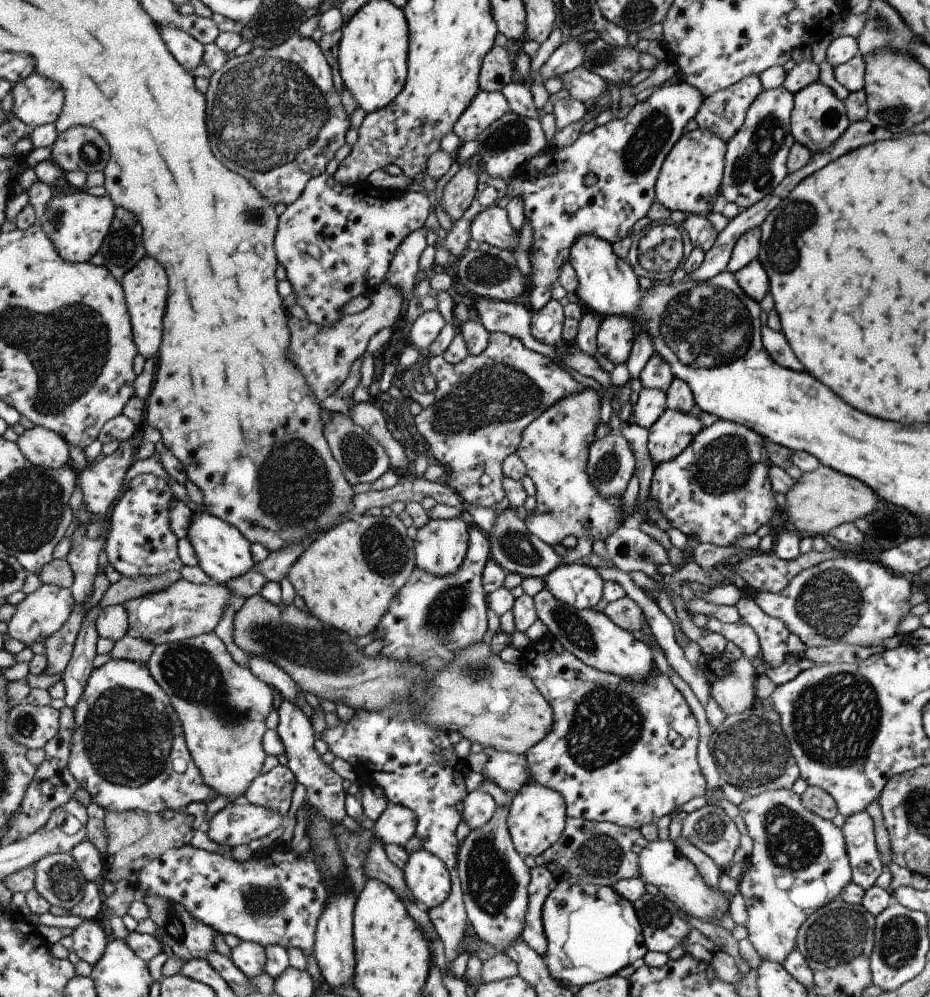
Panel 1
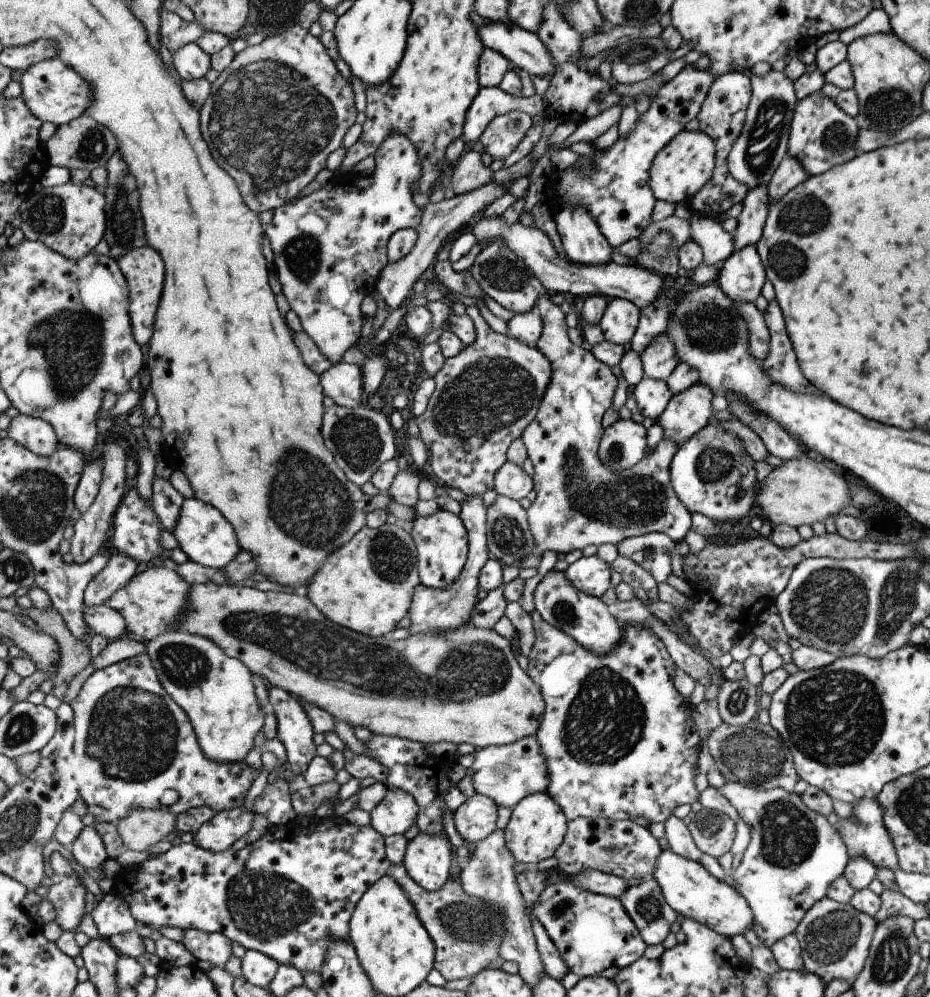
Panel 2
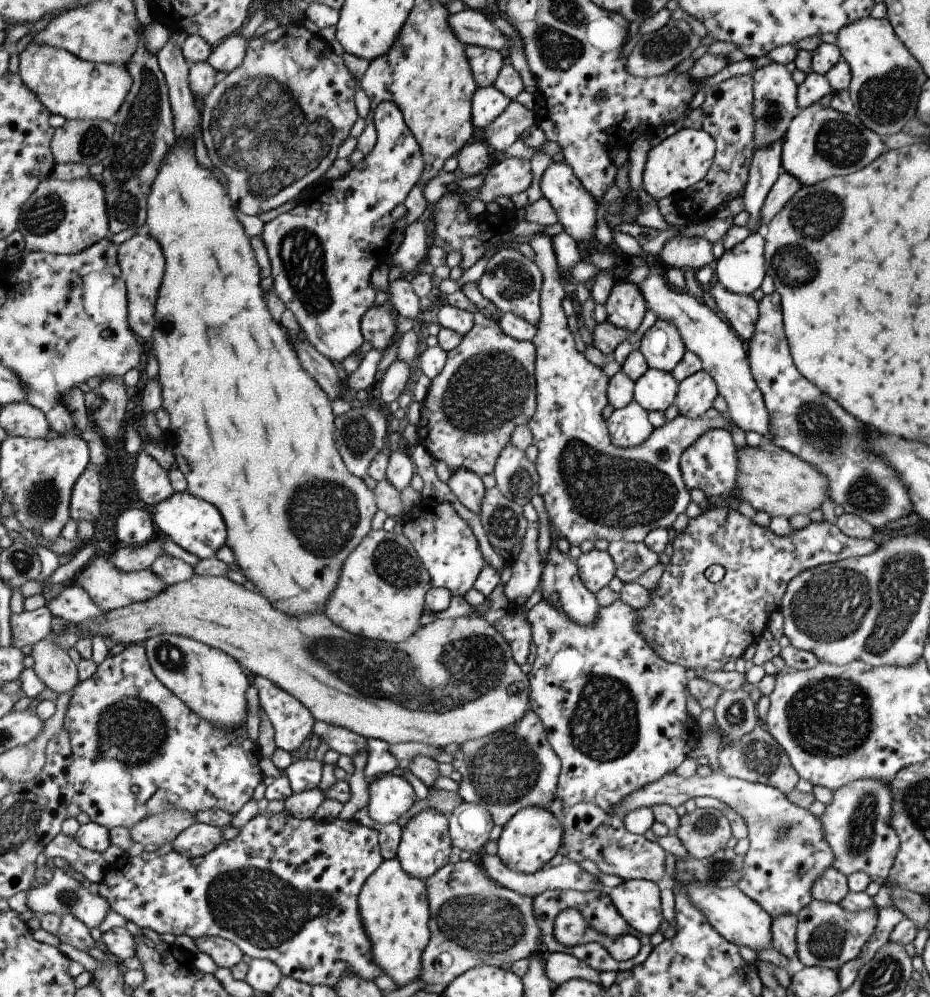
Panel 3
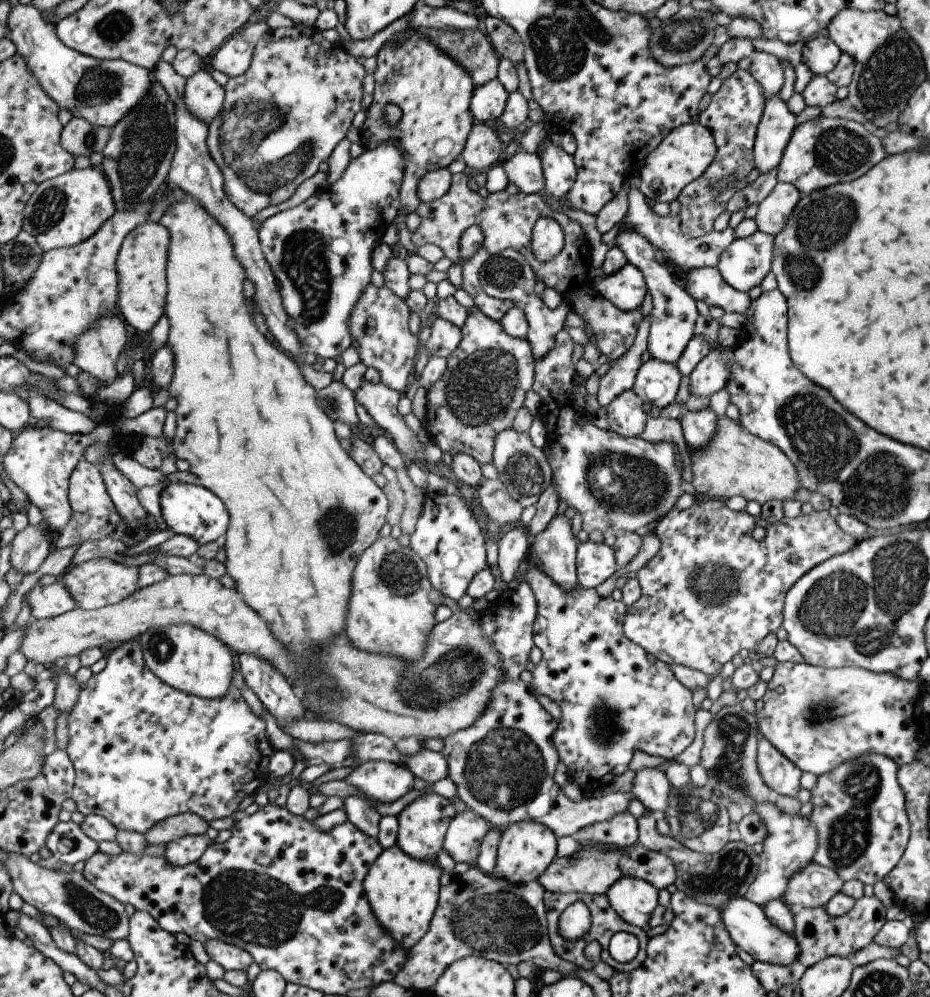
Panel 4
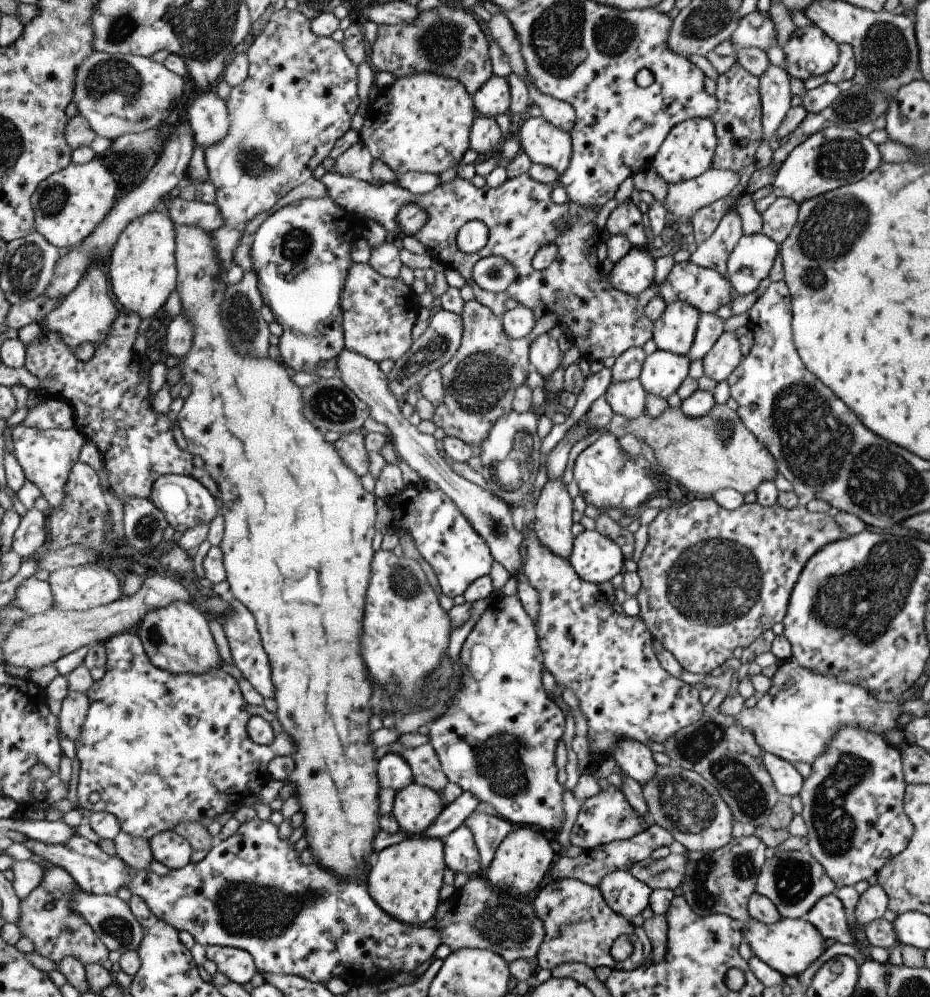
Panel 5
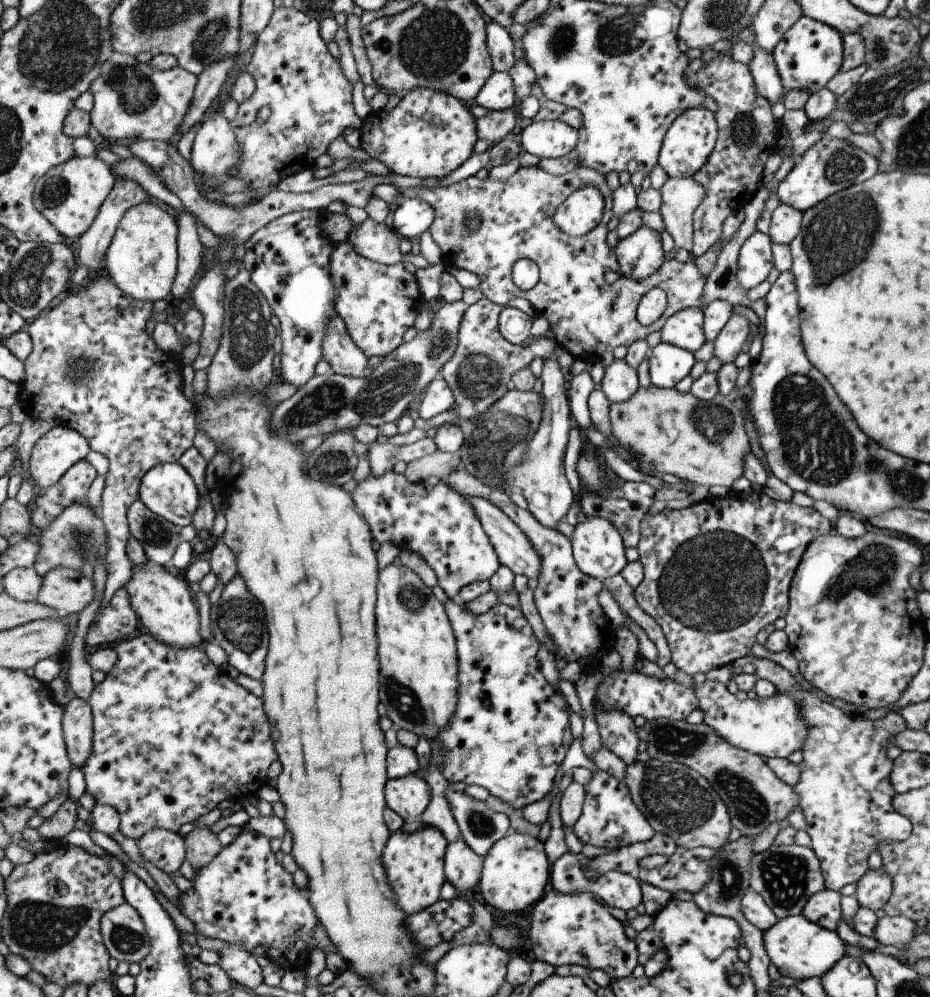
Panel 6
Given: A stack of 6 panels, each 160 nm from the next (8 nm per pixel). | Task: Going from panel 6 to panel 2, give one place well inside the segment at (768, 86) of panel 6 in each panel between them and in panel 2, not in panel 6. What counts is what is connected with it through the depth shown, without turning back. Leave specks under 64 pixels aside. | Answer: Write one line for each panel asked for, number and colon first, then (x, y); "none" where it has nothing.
2: (754, 206)
3: (764, 166)
4: (775, 126)
5: (773, 83)

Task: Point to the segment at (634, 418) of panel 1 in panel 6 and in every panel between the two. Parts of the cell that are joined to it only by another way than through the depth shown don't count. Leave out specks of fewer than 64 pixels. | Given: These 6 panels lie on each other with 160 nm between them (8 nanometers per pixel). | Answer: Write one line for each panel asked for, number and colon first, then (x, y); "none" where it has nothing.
2: (651, 396)
3: (654, 390)
4: (655, 383)
5: (661, 373)
6: (668, 364)

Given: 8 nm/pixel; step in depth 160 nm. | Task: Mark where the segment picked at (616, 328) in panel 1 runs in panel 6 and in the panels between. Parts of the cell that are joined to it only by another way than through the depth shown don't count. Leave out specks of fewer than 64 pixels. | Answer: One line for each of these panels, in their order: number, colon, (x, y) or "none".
2: (618, 322)
3: (624, 306)
4: (625, 289)
5: (634, 271)
6: (639, 255)

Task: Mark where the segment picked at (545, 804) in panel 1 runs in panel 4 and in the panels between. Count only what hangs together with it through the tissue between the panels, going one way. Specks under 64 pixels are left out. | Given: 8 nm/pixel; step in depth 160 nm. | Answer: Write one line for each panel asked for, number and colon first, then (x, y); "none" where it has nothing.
2: (537, 825)
3: (528, 841)
4: (527, 848)

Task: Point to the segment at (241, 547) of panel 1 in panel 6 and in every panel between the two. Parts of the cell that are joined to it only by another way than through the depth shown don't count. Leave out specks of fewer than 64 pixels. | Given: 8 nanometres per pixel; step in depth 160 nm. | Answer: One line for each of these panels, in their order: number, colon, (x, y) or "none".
2: (203, 532)
3: (195, 524)
4: (188, 509)
5: (185, 502)
6: (168, 489)

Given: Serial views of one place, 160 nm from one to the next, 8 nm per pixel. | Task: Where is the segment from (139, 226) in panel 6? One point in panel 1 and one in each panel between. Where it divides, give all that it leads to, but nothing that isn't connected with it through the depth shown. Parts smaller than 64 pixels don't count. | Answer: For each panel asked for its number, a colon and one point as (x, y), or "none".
1: (145, 287)
2: (144, 268)
3: (141, 258)
4: (143, 262)
5: (143, 268)

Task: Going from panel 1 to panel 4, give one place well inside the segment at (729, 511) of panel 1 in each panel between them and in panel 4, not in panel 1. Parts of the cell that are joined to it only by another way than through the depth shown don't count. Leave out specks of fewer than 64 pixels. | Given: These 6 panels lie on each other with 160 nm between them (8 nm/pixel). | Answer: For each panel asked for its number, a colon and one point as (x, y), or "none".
2: (710, 473)
3: (709, 463)
4: (698, 426)

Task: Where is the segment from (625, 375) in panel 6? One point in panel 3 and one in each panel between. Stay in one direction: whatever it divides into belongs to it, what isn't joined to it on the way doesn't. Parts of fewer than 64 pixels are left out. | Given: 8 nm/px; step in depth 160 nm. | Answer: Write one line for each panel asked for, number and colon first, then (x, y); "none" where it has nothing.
3: (627, 427)
4: (626, 414)
5: (626, 398)

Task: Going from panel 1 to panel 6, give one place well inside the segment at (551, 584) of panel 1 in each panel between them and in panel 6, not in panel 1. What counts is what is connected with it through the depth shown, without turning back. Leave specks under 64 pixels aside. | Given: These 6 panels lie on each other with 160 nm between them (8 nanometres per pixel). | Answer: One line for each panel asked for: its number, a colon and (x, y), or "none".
2: (590, 575)
3: (595, 567)
4: (595, 562)
5: (596, 558)
6: (597, 546)

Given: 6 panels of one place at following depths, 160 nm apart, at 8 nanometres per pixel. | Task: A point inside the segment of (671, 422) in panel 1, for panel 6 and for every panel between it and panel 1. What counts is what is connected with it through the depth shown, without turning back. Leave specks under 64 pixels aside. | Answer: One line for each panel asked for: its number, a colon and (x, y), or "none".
2: (687, 412)
3: (694, 395)
4: (710, 374)
5: (723, 356)
6: (731, 339)

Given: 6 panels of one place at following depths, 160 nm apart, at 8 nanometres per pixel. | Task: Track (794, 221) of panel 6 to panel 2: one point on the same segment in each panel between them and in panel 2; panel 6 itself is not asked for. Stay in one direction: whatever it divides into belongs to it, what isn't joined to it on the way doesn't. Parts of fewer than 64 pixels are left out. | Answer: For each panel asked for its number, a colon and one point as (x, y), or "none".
2: (788, 173)
3: (780, 192)
4: (771, 216)
5: (778, 218)

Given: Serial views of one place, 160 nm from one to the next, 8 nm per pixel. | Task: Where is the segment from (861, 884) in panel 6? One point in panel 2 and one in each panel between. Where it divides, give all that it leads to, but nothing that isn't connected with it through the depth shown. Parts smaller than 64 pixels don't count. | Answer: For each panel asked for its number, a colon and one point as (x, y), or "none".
2: (833, 938)
3: (826, 935)
4: (819, 936)
5: (872, 902)

